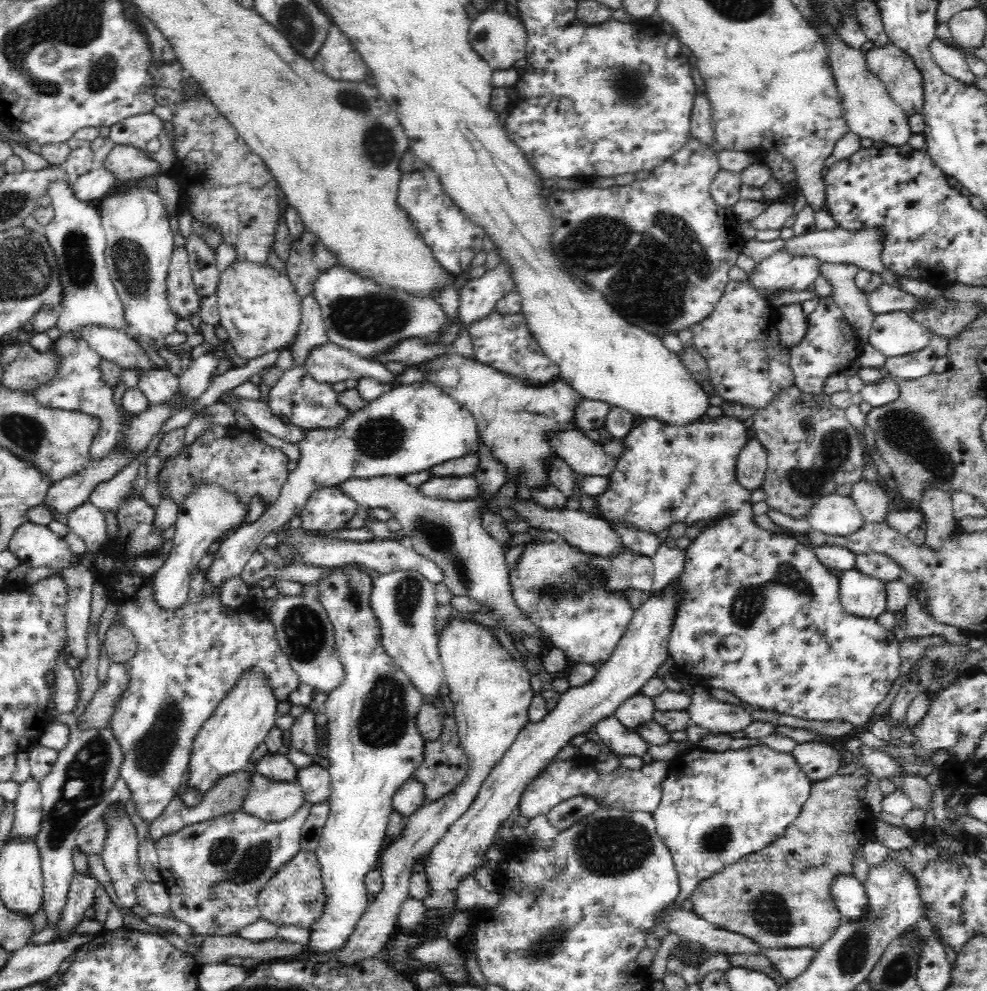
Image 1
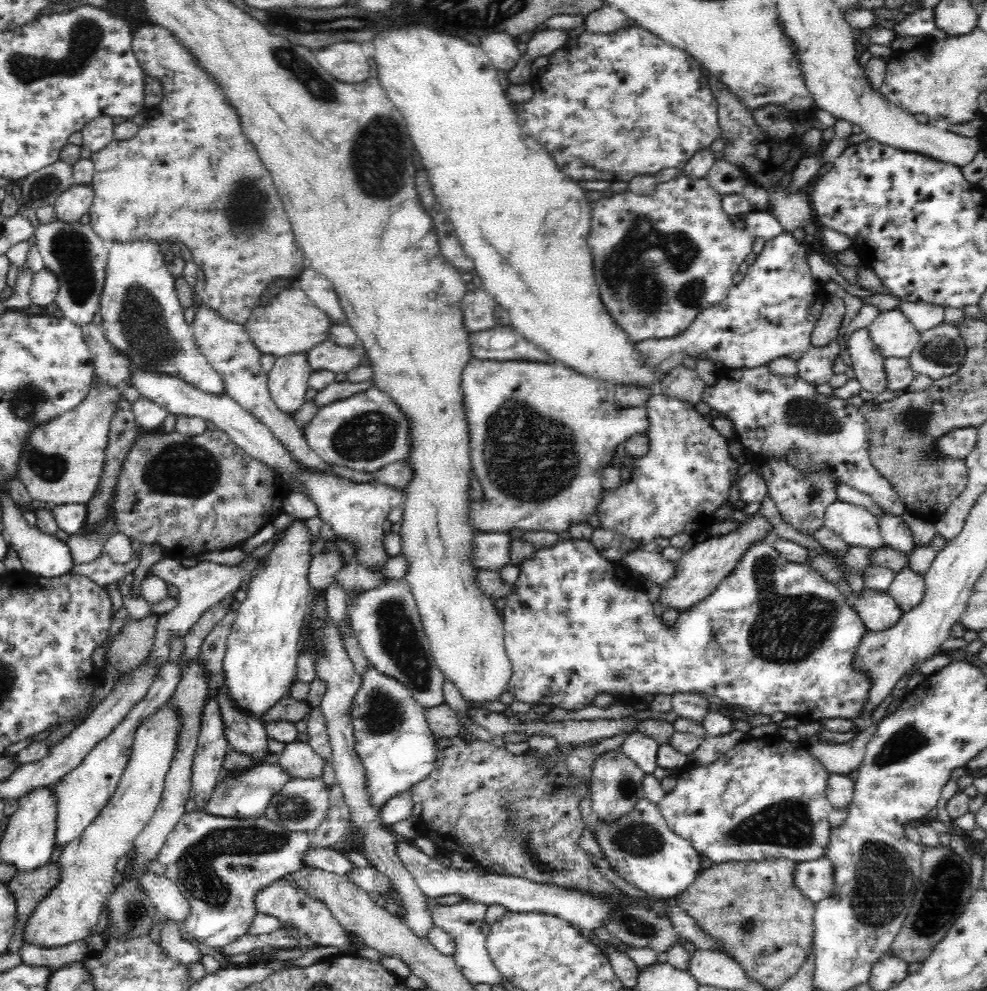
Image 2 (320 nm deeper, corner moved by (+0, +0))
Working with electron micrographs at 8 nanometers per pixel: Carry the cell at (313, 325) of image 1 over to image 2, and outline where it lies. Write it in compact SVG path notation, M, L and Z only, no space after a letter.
M304 353L278 358L267 373L270 398L286 415L293 416L307 402L304 394L309 387L311 370L306 357Z

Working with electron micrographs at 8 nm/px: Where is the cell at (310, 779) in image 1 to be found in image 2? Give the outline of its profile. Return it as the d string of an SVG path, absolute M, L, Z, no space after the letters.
M296 740L285 744L279 754L278 764L292 779L316 778L323 777L323 766L326 760L309 743Z

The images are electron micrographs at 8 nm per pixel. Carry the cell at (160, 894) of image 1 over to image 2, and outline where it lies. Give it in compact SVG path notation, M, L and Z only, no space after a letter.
M171 920L163 922L159 945L166 955L180 962L180 964L183 964L185 967L190 966L190 964L196 964L196 962L201 963L203 954L200 953L198 947L194 945L194 941L187 941L180 934L177 922Z

